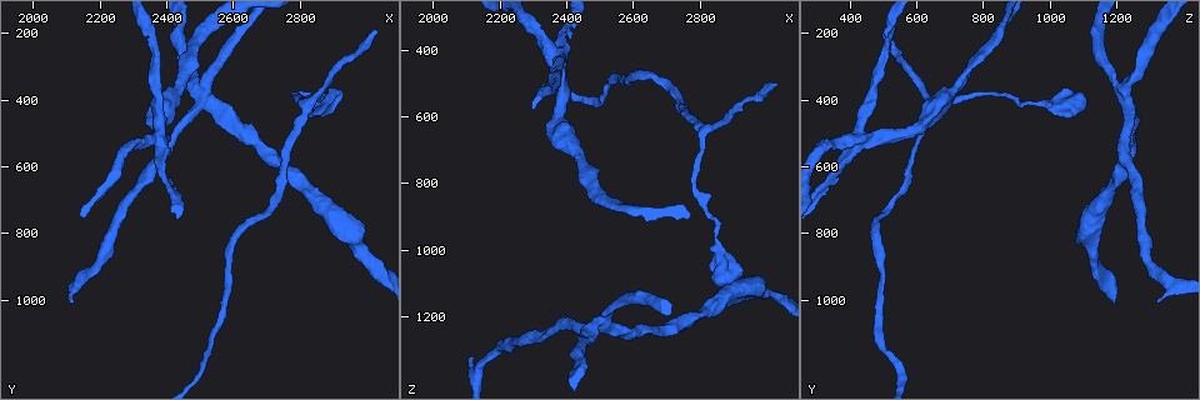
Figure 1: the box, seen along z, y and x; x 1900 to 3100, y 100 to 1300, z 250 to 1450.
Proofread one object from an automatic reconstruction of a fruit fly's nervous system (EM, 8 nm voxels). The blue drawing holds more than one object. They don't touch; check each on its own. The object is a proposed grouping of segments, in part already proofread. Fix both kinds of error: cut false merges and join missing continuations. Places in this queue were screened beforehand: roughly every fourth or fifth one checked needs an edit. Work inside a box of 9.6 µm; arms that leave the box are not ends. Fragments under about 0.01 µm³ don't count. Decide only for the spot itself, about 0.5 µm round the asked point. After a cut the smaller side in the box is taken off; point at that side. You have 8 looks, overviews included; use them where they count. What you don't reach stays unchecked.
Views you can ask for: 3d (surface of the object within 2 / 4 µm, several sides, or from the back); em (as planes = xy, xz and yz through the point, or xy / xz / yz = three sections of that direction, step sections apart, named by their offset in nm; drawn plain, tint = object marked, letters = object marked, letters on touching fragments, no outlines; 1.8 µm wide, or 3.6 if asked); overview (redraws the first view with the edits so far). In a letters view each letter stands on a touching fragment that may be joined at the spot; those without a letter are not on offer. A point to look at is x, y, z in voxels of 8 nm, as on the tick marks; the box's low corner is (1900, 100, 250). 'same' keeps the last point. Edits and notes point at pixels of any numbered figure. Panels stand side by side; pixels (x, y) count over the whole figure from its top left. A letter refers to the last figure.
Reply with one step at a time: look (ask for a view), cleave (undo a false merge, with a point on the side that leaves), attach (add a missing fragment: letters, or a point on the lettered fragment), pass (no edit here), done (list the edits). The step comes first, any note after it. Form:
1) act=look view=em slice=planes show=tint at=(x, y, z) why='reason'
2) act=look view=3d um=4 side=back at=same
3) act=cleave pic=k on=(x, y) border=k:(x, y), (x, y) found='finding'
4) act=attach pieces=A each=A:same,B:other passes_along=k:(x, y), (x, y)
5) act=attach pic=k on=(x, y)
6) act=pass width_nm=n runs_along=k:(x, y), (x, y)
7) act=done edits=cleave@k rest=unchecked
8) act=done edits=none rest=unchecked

act=look view=3d um=2 side=back at=(3030, 200, 490) why='an open end'

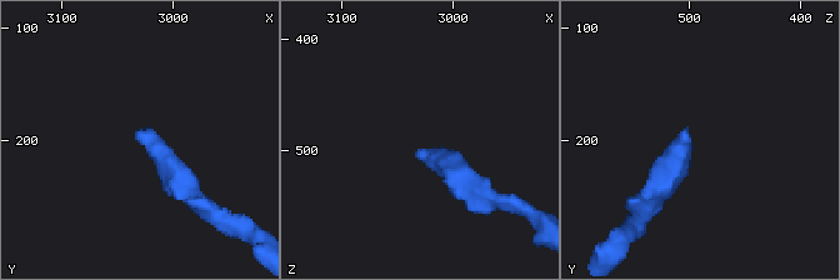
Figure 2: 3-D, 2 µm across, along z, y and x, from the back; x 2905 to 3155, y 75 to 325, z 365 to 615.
act=look view=em slice=planes show=letters at=(3032, 198, 500)

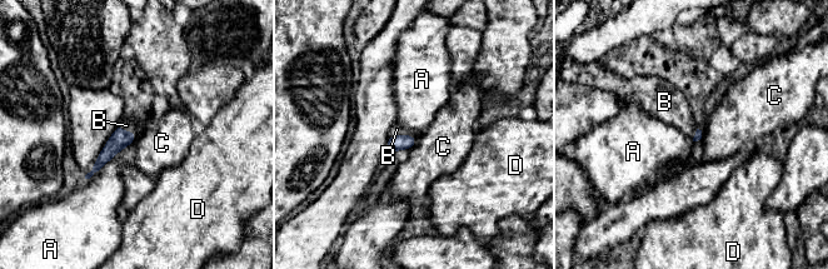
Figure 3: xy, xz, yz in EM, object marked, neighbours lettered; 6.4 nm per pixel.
act=attach pieces=B each=A:other,B:same,C:other,D:other passes_along=3:(395, 143), (403, 135), (397, 129) found='it goes on there'

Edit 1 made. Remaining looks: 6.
act=look view=overview

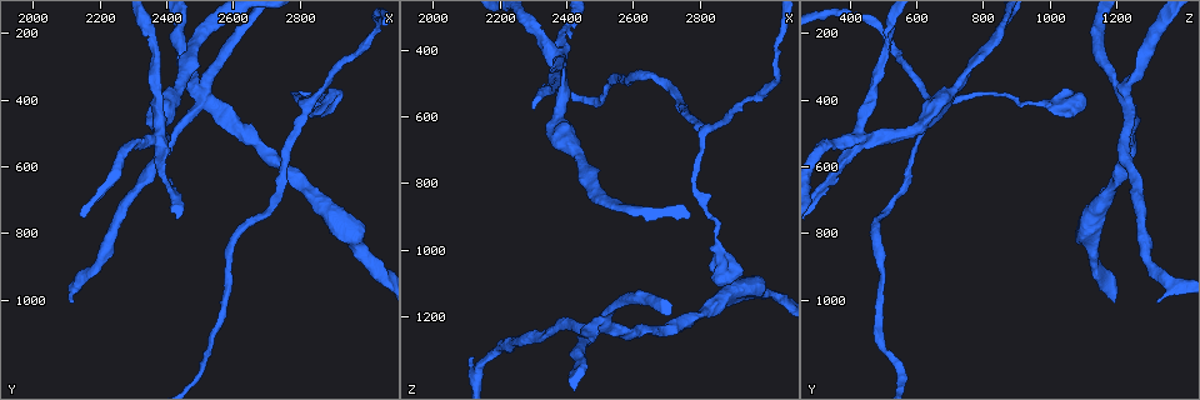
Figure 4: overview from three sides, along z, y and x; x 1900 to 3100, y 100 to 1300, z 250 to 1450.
act=look view=3d um=4 at=(2370, 510, 440) why='sharp bend'

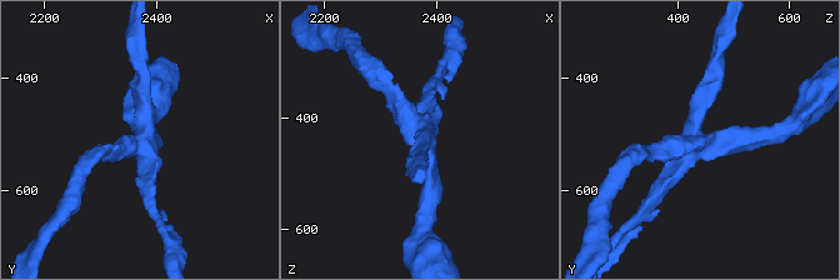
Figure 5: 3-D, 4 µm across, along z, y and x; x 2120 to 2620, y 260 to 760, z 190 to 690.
act=look view=em slice=planes show=tint at=(2380, 500, 435) arms=4 why='now the EM'

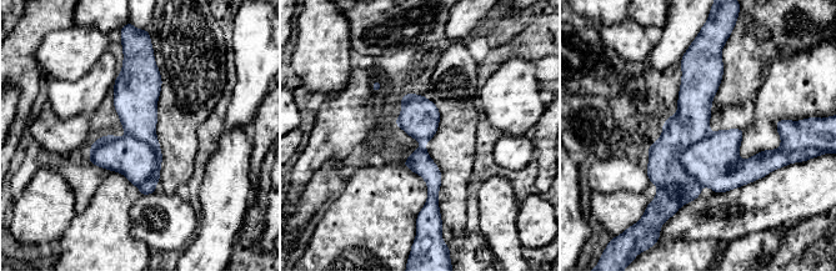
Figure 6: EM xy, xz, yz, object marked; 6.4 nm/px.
act=look view=em slice=planes show=letters at=same why='see the neighbours'

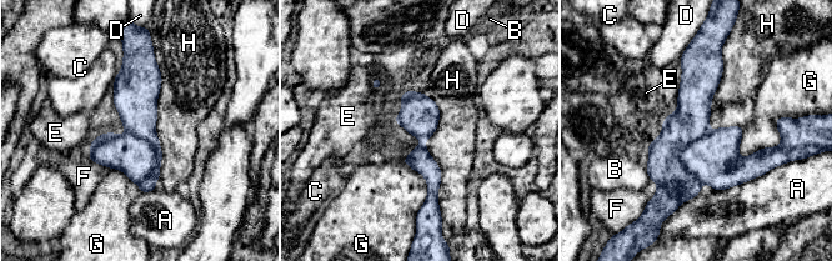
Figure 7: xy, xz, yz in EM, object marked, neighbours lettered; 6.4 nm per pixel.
act=cleave pic=7 on=(139, 118) each=A:other,B:other,C:other,D:other,E:other,F:other,G:other,H:other border=7:(126, 132), (155, 151), (139, 182) found='a second neuron is stuck on'

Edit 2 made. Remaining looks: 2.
act=look view=em slice=xz step=16 show=letters at=(2520, 420, 1240) why='four-way junction'

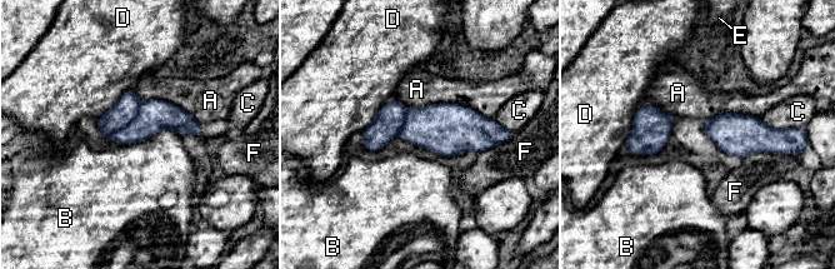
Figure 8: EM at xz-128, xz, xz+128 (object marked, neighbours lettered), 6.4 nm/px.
act=cleave pic=8 on=(125, 109) each=A:other,B:other,C:other,D:other,E:other,F:other border=8:(141, 101), (138, 114), (108, 137) found='a second neuron is stuck on'

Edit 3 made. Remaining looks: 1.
act=done edits=attach@3,cleave@7,cleave@8 rest=unchecked

